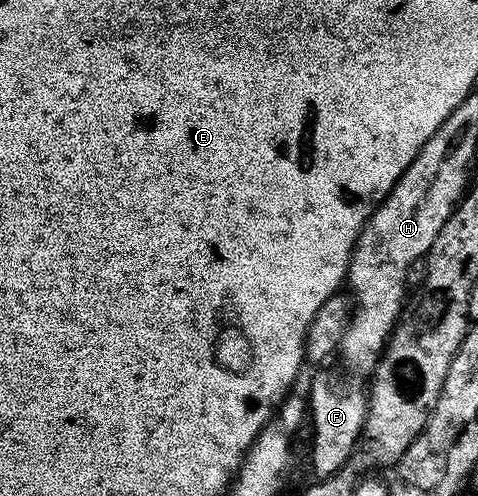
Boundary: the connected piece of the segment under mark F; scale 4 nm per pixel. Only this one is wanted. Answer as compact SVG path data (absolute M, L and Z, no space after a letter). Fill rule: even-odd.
M320 373L312 381L312 394L306 397L310 406L310 425L312 421L312 473L313 478L332 477L342 467L346 467L348 460L356 451L357 444L364 432L364 420L368 414L368 394L356 385L344 385L344 381L336 373Z

